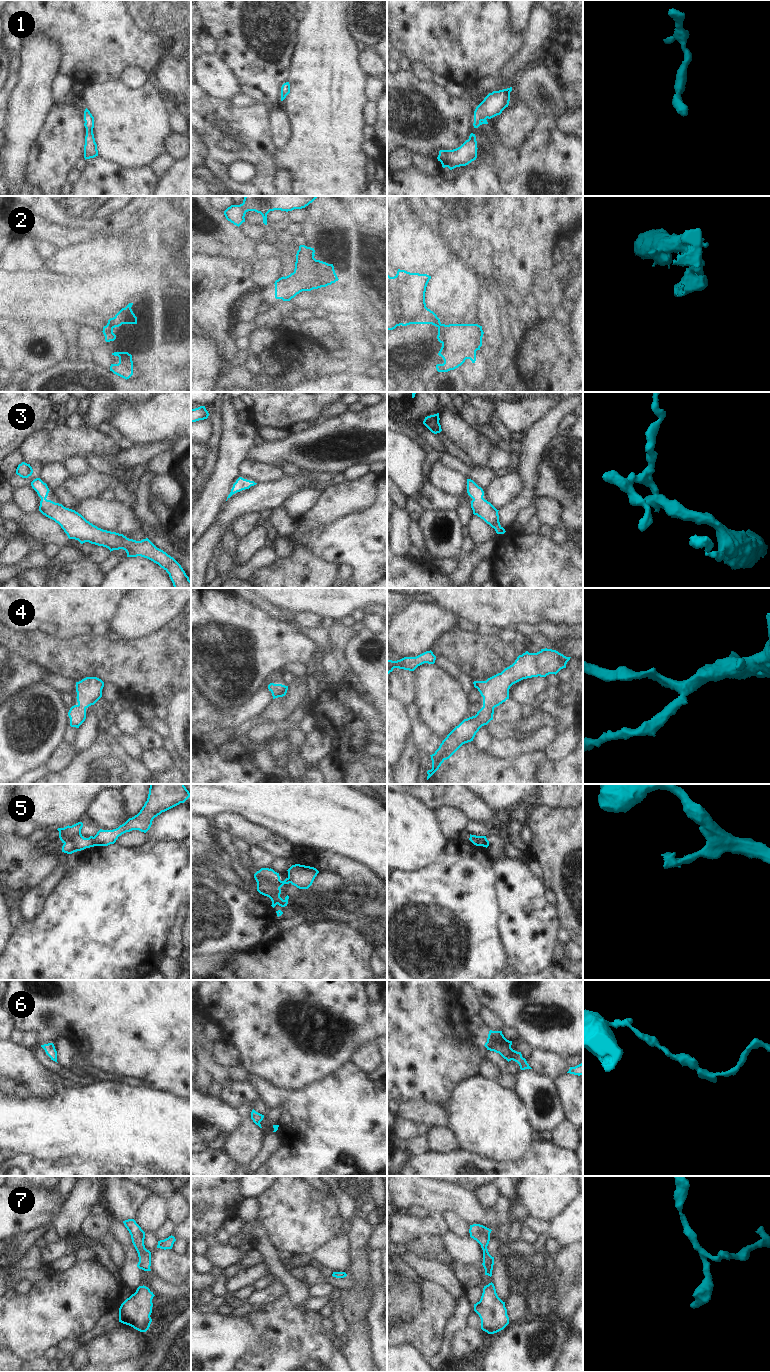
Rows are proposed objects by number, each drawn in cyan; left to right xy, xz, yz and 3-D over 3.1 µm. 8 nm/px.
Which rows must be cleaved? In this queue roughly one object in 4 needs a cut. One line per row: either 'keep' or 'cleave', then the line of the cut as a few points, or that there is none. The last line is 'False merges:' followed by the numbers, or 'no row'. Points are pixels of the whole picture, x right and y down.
1: keep; no cut
2: cleave; cut in xy along (108, 322), (113, 327)
3: keep; no cut
4: keep; no cut
5: cleave; cut in xy along (92, 837), (95, 845)
6: keep; no cut
7: keep; no cut
False merges: 2, 5

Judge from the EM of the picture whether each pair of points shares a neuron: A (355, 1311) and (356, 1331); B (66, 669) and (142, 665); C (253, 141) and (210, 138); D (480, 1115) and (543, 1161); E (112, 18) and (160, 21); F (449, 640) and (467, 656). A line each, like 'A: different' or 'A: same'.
A: different
B: same
C: same
D: different
E: different
F: same

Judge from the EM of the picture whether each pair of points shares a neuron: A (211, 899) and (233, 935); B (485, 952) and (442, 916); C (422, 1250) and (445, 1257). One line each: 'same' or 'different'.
A: same
B: same
C: same

